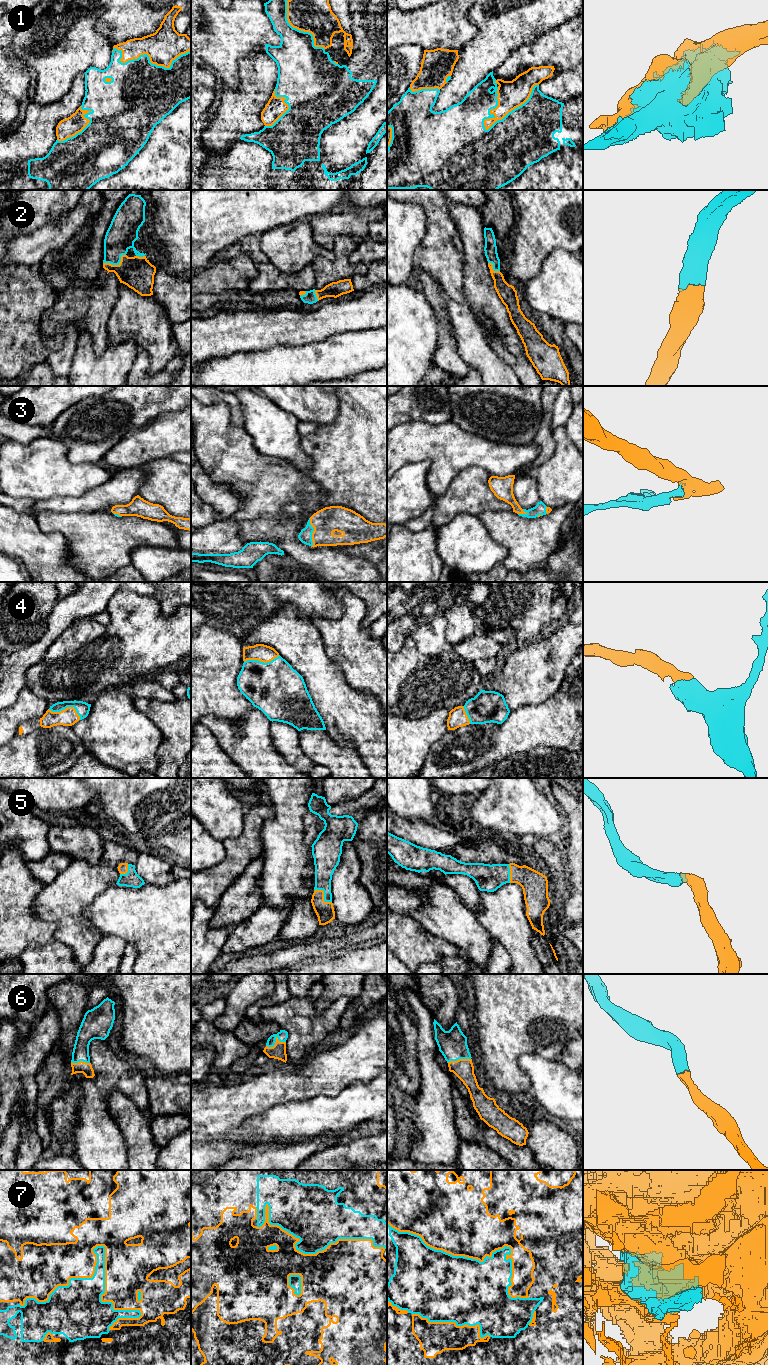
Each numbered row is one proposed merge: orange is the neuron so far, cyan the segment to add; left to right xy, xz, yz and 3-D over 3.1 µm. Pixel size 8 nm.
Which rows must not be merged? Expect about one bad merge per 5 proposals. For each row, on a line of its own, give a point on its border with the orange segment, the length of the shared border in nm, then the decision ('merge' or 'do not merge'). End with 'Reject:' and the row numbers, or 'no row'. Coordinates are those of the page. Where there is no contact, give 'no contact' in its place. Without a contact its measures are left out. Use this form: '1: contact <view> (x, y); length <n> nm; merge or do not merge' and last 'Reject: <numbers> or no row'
1: contact yz (514, 108); length 550 nm; merge
2: contact xy (116, 265); length 200 nm; merge
3: contact xz (313, 532); length 240 nm; merge
4: contact xy (67, 707); length 280 nm; merge
5: contact xz (323, 895); length 170 nm; merge
6: contact xz (275, 1042); length 170 nm; merge
7: contact xy (94, 1247); length 1000 nm; merge
Reject: no row

